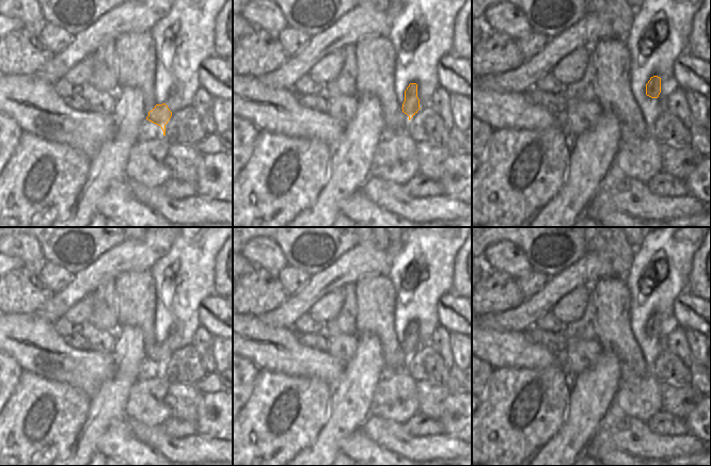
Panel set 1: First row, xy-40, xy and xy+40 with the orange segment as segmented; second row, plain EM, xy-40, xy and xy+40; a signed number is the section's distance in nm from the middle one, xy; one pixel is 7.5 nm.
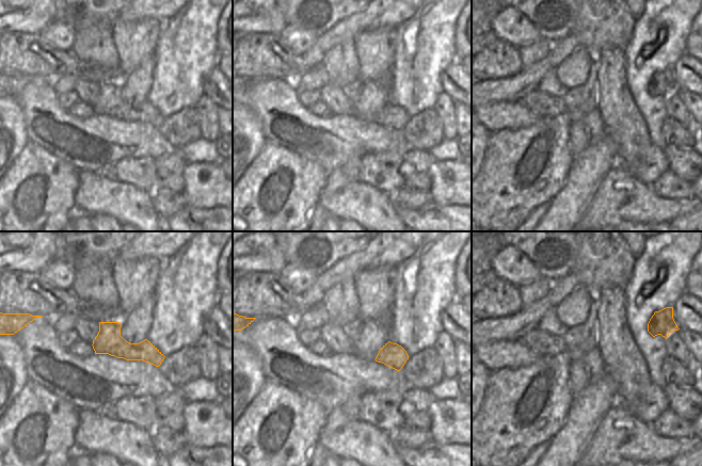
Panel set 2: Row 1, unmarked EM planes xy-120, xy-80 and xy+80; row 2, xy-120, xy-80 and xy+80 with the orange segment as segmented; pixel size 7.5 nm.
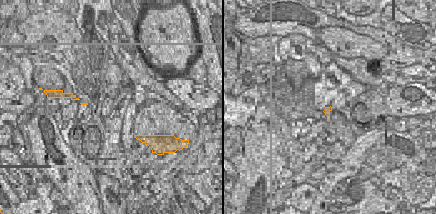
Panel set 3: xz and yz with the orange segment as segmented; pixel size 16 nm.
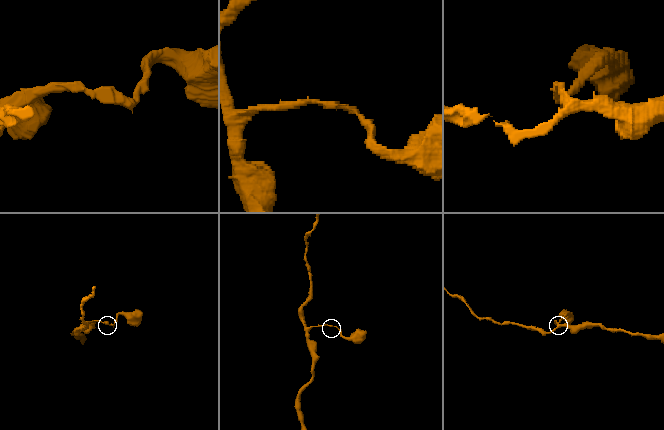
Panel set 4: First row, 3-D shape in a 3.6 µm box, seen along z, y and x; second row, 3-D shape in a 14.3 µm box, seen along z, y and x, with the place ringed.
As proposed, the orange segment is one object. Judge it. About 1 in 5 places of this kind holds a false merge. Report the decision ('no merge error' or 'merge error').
no merge error

